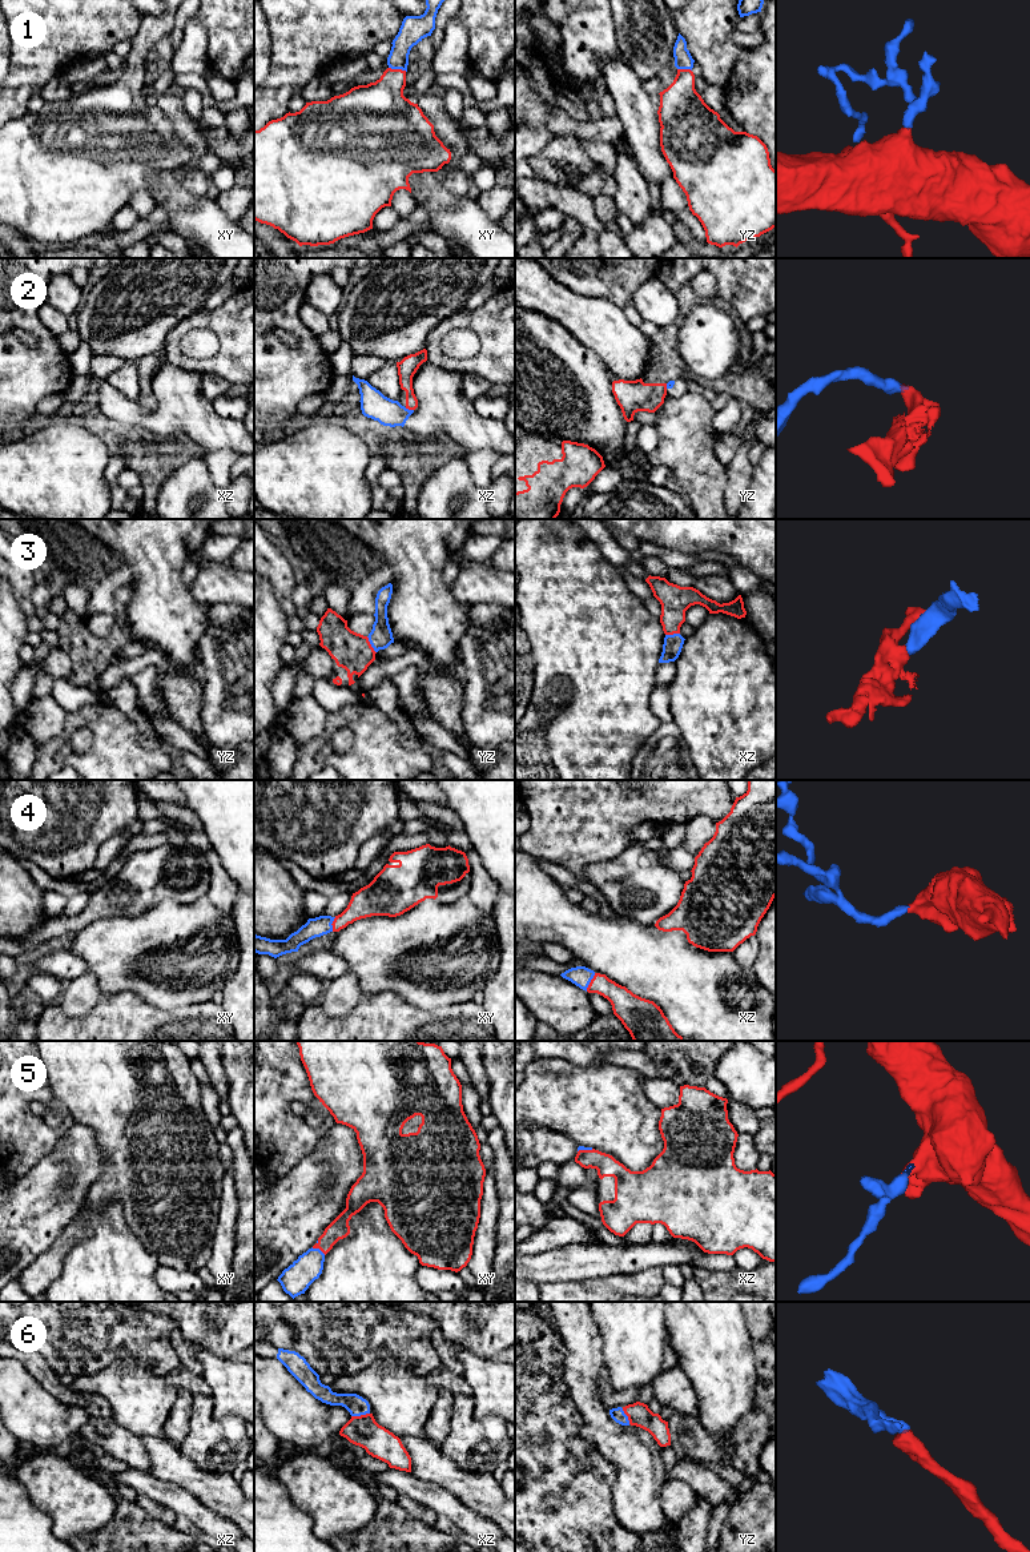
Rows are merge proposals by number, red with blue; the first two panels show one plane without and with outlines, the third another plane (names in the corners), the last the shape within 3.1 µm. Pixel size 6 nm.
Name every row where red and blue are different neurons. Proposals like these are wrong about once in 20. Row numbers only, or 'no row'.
2

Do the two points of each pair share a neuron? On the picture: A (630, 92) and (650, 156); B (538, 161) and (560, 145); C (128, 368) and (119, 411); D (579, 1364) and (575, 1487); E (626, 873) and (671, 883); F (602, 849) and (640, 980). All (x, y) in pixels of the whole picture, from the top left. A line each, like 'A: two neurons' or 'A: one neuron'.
A: one neuron
B: one neuron
C: two neurons
D: two neurons
E: one neuron
F: two neurons

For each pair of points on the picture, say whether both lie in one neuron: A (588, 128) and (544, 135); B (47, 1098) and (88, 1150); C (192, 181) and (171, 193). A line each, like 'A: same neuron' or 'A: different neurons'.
A: different neurons
B: different neurons
C: different neurons

